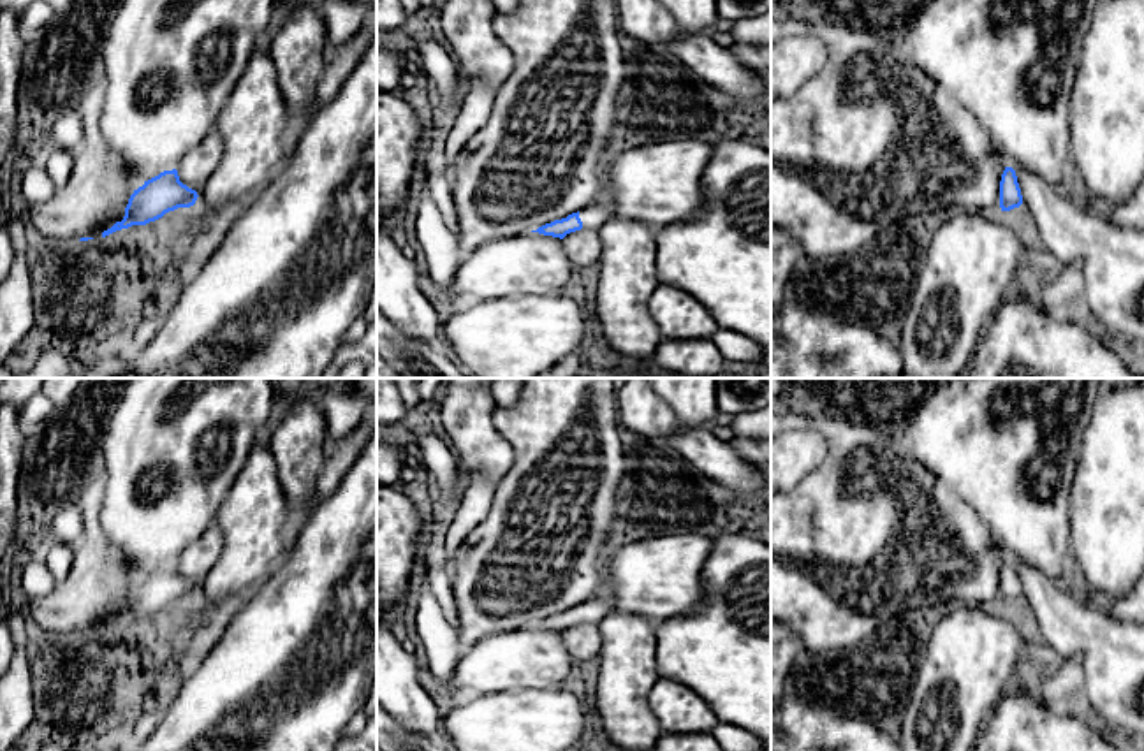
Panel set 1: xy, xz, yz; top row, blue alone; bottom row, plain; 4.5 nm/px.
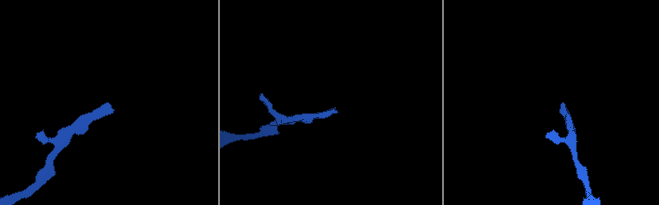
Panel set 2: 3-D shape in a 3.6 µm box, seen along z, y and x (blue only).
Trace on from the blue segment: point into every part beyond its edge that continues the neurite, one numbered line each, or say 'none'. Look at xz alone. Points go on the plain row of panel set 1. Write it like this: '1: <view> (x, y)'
1: xz (594, 611)

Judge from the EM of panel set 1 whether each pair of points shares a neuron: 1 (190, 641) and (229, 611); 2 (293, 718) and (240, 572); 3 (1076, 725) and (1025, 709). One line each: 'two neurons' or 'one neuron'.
1: one neuron
2: two neurons
3: one neuron

